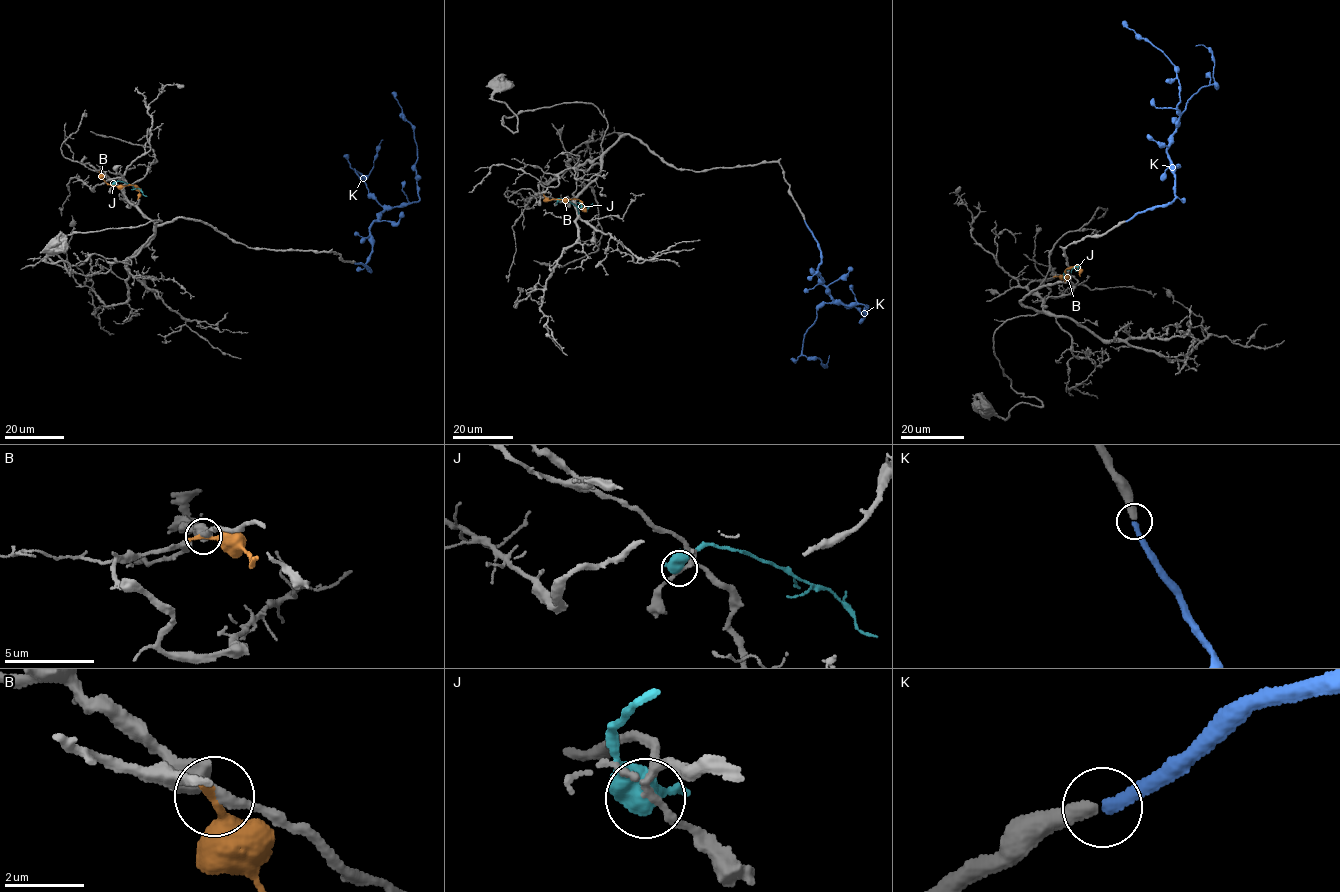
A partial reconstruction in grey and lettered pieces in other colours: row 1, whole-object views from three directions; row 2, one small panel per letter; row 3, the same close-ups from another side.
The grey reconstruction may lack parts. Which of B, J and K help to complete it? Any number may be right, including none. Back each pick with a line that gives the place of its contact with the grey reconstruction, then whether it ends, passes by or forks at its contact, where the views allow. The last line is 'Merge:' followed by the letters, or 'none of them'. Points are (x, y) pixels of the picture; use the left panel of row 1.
K: (355, 263) | it ends
Merge: K

